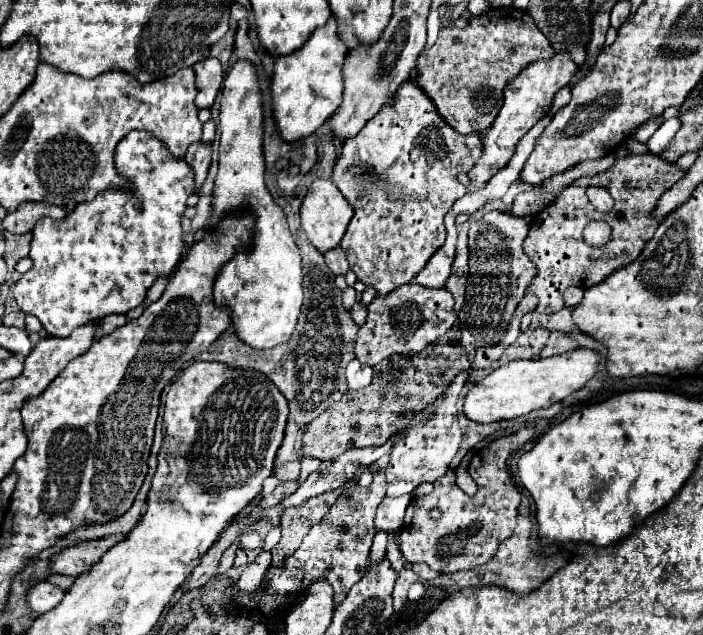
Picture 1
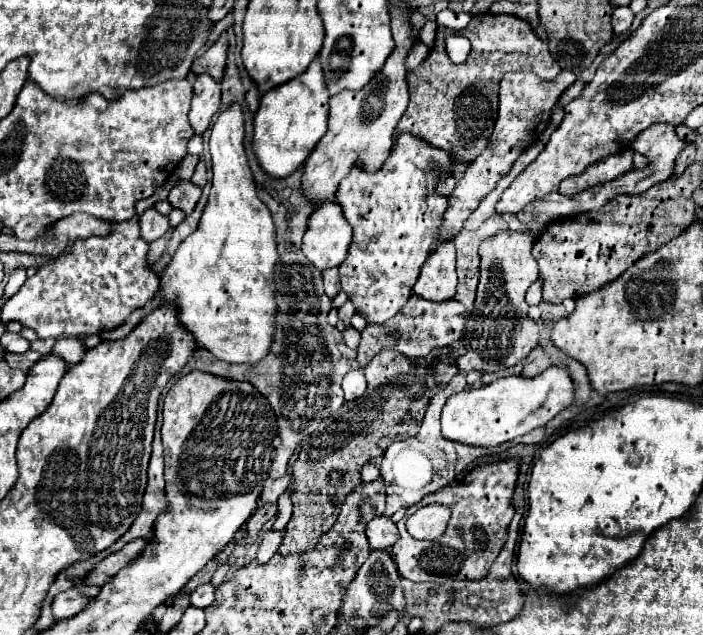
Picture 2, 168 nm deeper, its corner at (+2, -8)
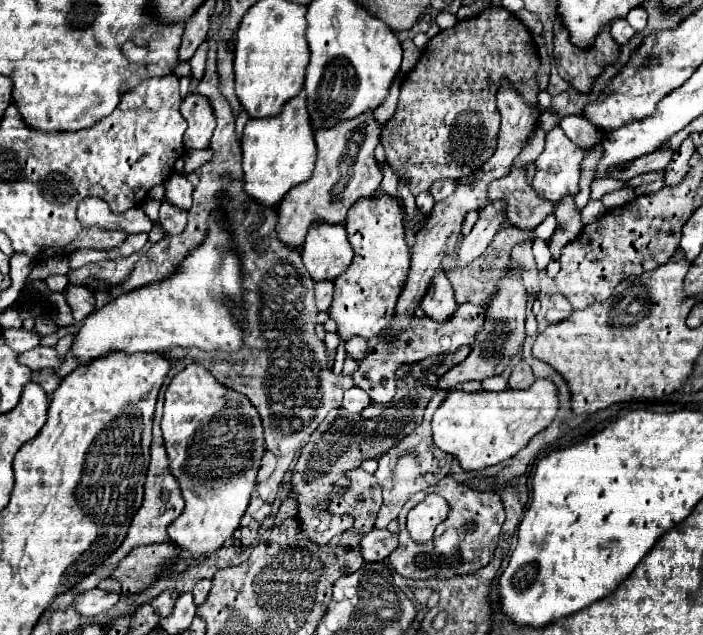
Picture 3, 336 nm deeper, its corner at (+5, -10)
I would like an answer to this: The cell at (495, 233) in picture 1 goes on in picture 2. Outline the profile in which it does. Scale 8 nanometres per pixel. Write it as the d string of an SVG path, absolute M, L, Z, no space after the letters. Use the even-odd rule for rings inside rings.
M501 230L495 238L485 238L479 244L479 286L475 298L475 310L465 322L463 344L465 354L457 360L457 366L463 374L471 370L481 372L499 372L505 370L519 360L527 358L527 354L539 344L537 324L529 322L525 316L525 294L529 286L539 278L537 260L531 254L533 236L529 232L513 232Z

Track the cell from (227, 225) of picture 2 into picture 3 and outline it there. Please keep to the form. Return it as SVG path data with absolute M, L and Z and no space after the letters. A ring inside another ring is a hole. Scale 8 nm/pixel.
M210 222L210 232L198 248L194 248L182 262L180 270L160 284L150 284L132 292L118 296L116 300L108 302L94 314L90 314L80 330L74 334L72 342L72 356L80 364L90 364L110 352L164 352L176 346L182 348L200 348L200 350L220 350L220 352L236 352L242 346L242 330L240 322L236 322L226 304L222 304L222 296L240 296L242 294L242 274L240 274L240 258L234 254L234 246L230 234L222 228L220 222Z

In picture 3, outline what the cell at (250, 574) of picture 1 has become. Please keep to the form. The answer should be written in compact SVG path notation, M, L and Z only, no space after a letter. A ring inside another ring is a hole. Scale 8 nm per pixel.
M290 490L290 492L288 492L288 496L286 496L286 500L280 504L280 510L278 510L278 516L274 518L274 522L276 522L276 524L280 524L280 522L284 522L286 518L290 518L290 516L296 516L296 512L298 512L296 494Z

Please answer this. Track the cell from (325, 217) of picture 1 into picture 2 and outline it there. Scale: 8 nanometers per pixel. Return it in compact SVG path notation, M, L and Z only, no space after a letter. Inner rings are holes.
M337 202L319 204L309 216L307 232L303 236L303 254L319 270L339 266L347 258L351 244L351 226L343 218Z

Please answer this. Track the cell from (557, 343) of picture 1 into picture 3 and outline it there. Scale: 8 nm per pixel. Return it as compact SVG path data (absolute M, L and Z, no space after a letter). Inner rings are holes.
M518 360L512 368L512 374L510 374L510 380L508 380L508 386L514 388L514 390L526 390L534 384L534 374L532 374L532 368L526 364L526 360Z

